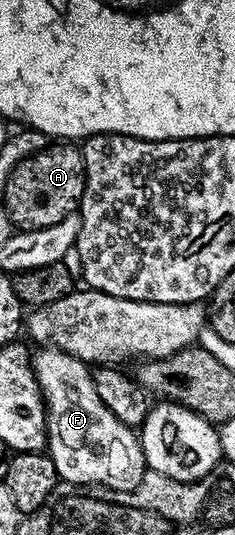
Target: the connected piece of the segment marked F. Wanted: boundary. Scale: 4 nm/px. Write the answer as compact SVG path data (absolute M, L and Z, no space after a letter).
M51 346L39 351L31 357L32 372L46 405L46 452L52 457L57 477L65 484L134 491L146 471L139 435L106 410L98 390L94 390L93 369L89 365Z

